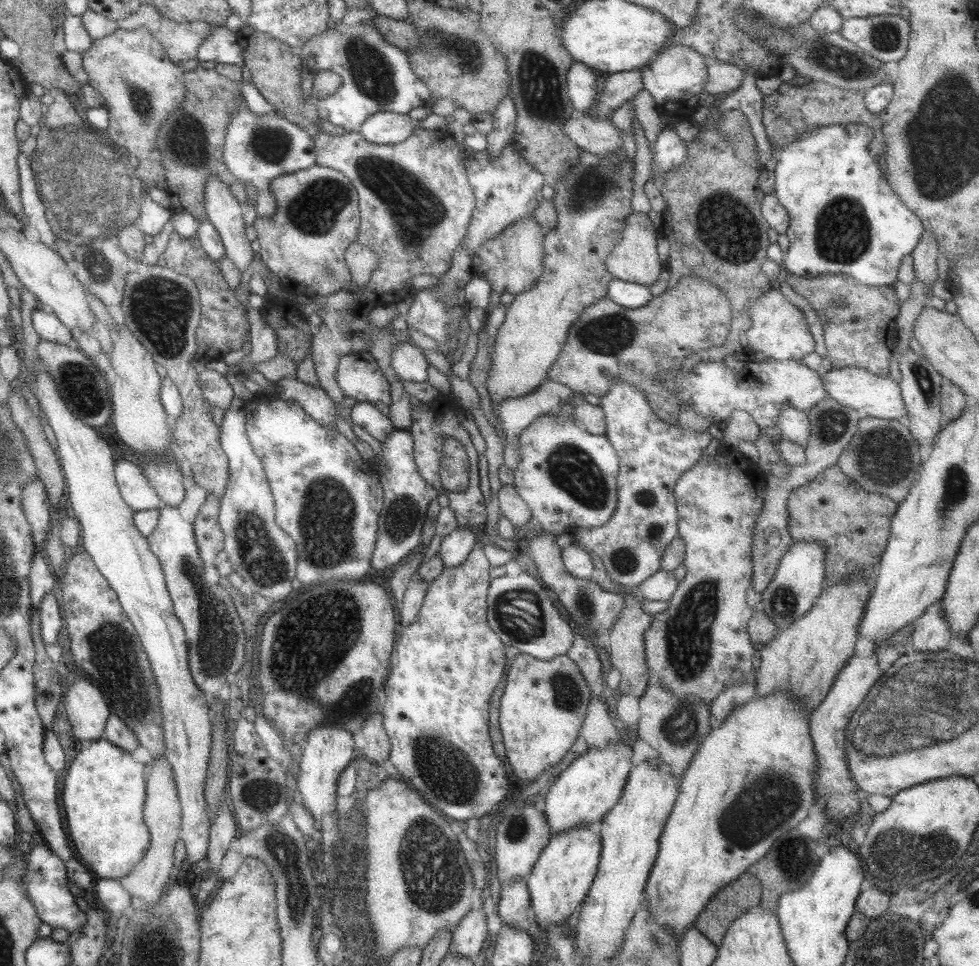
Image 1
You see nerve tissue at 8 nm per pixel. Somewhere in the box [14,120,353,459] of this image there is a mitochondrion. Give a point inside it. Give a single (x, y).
(68, 198)

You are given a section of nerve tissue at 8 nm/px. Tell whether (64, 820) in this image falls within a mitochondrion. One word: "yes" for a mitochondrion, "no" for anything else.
no

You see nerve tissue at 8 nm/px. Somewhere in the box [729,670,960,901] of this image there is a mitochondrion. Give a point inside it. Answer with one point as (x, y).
(935, 848)

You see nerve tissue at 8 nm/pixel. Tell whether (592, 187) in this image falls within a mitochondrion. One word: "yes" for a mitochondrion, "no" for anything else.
yes

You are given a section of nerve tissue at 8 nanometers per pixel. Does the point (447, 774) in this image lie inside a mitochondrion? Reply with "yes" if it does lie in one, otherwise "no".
yes

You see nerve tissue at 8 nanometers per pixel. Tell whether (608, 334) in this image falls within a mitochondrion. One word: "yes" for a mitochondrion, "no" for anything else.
yes

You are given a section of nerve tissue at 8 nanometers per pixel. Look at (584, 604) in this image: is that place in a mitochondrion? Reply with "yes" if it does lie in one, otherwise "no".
yes

